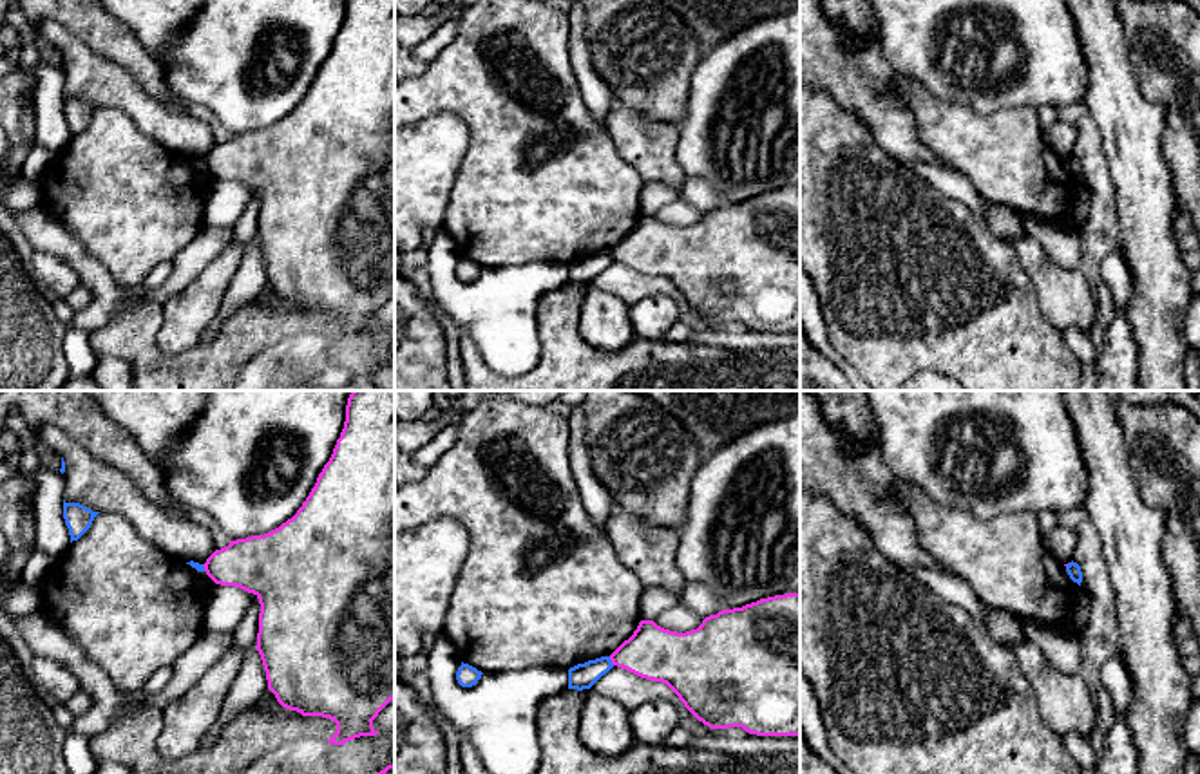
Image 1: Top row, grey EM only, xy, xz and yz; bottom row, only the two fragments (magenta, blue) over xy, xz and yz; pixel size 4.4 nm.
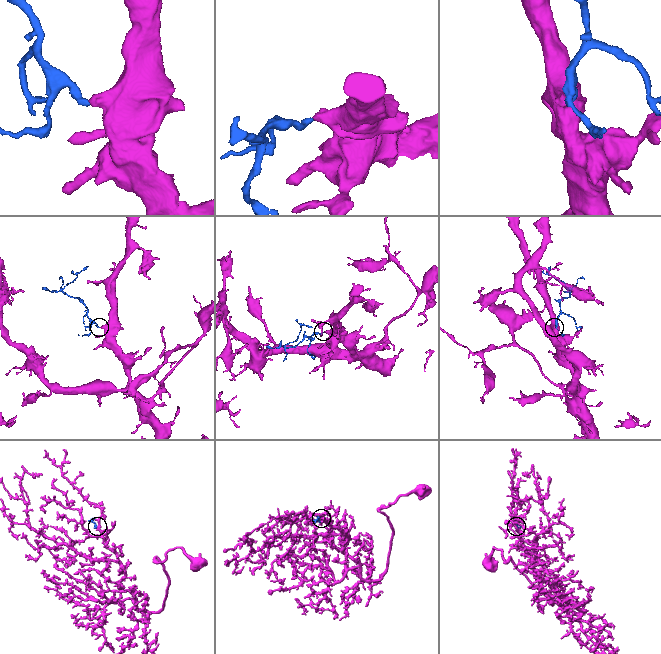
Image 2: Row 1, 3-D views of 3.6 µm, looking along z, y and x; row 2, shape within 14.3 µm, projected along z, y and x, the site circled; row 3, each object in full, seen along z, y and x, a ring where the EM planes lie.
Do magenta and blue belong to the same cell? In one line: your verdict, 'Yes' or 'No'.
No

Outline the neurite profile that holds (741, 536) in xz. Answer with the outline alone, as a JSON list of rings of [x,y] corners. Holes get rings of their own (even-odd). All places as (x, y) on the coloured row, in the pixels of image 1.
[[[800,414],[753,427],[704,458],[690,483],[675,564],[686,582],[711,588],[722,609],[800,593]]]

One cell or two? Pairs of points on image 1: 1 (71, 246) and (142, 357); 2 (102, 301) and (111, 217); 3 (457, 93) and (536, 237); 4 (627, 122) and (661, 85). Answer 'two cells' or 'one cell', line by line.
1: two cells
2: two cells
3: one cell
4: two cells

